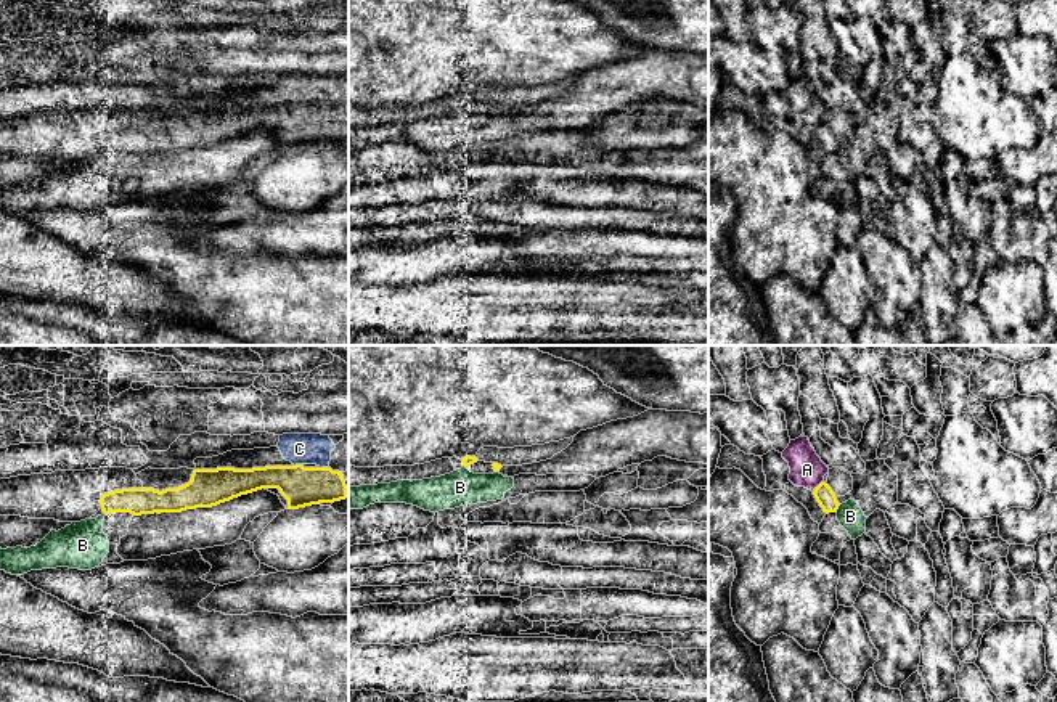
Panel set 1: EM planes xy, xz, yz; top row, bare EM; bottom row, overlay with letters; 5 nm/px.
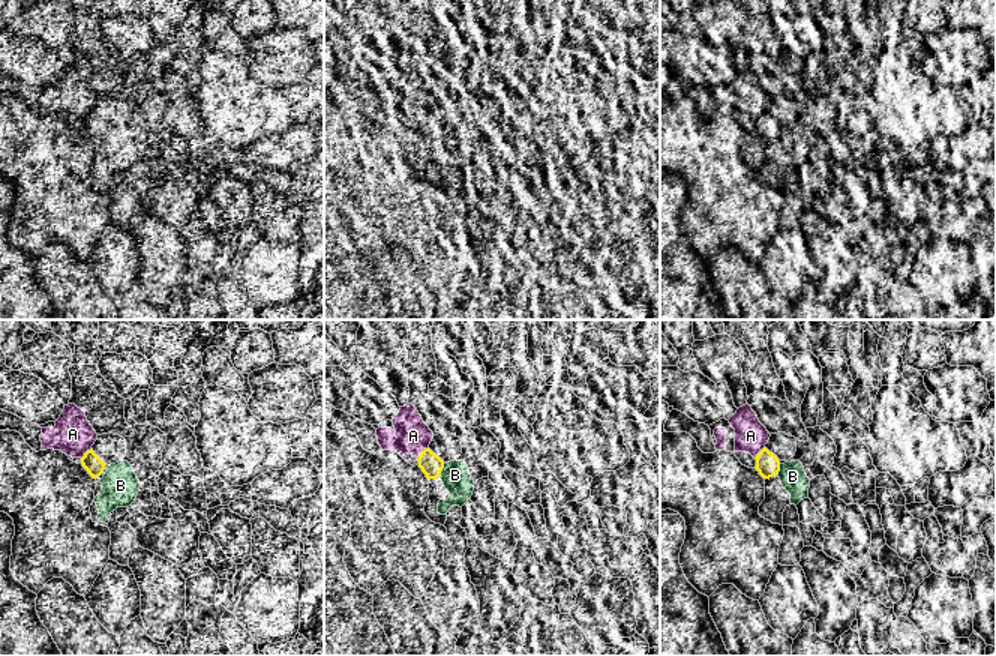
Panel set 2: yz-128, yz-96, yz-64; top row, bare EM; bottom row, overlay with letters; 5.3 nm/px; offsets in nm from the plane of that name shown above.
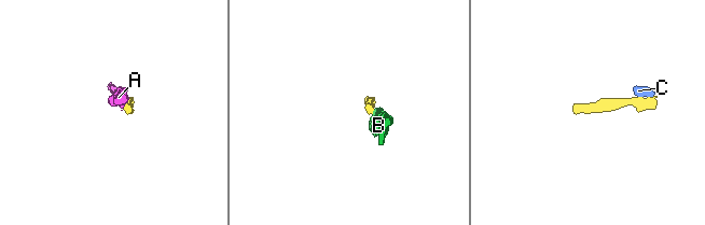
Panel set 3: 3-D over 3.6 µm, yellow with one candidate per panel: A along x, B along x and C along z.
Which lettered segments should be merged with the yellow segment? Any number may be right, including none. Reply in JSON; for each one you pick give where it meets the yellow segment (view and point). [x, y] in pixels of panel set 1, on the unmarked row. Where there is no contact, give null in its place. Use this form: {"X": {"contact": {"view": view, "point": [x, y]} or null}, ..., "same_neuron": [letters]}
{"same_neuron": []}

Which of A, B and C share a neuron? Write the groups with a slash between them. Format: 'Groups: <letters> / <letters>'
Groups: A C / B

